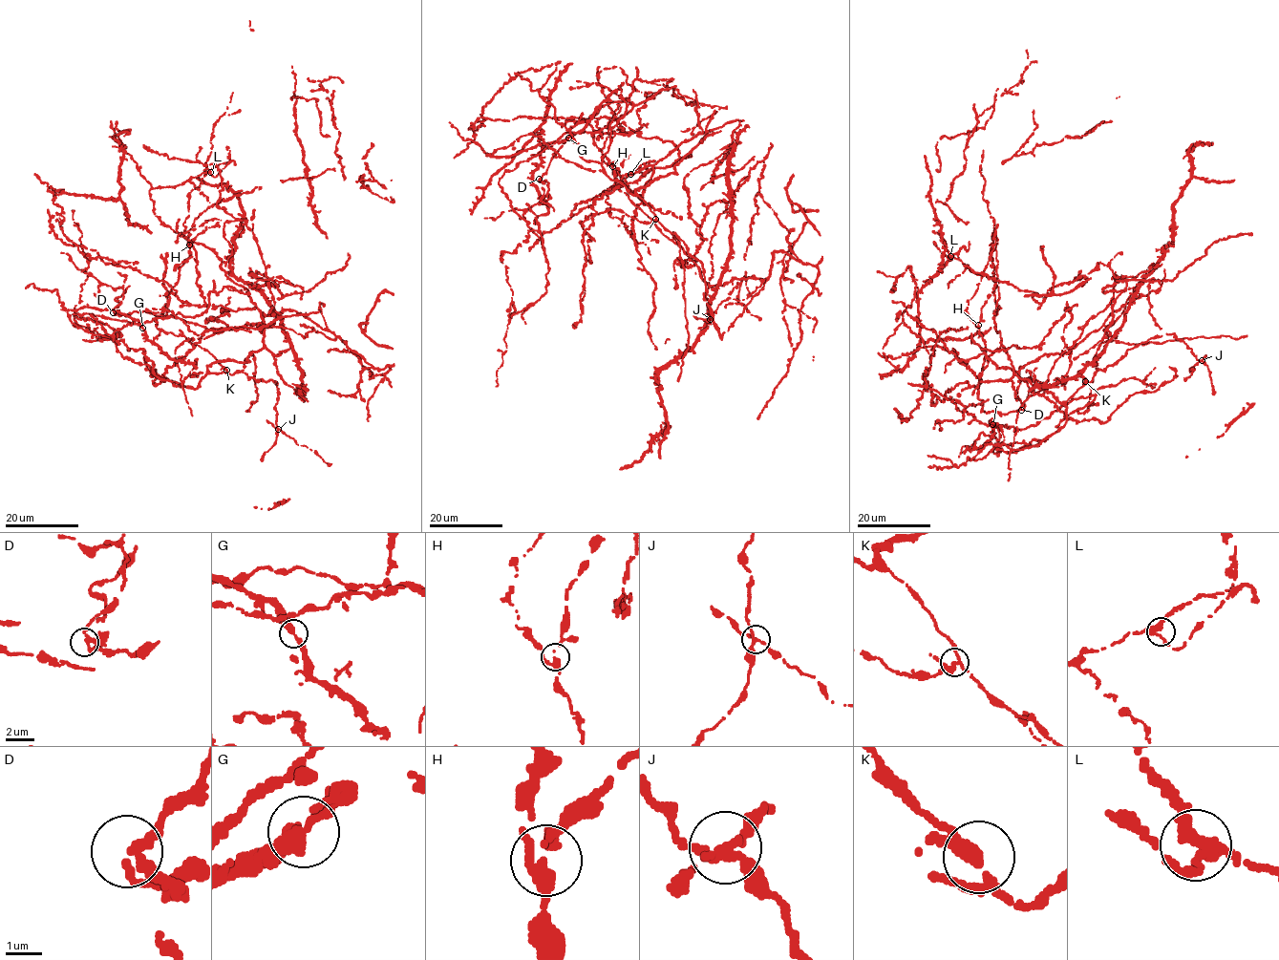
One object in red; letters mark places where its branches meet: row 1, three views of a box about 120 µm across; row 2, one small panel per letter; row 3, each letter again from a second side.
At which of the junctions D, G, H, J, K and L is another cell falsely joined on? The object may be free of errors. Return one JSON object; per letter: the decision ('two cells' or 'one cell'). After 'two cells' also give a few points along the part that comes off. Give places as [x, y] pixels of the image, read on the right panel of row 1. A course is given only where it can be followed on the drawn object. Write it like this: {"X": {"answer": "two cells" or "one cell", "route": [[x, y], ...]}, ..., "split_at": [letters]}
{"D": {"answer": "one cell"}, "G": {"answer": "one cell"}, "H": {"answer": "one cell"}, "J": {"answer": "two cells", "route": [[1201, 360], [1189, 369], [1189, 373], [1195, 370], [1189, 376], [1183, 378]]}, "K": {"answer": "one cell"}, "L": {"answer": "one cell"}, "split_at": ["J"]}

